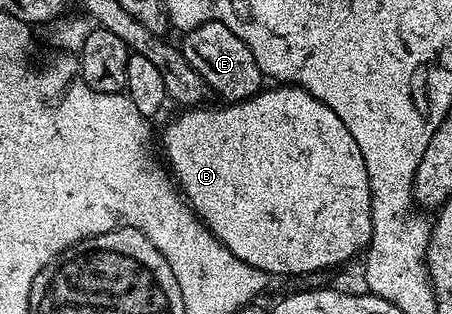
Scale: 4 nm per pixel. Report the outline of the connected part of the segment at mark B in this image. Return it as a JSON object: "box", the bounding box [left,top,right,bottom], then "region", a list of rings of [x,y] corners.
{"box":[164,84,372,276],"region":[[[272,84],[272,87],[261,89],[259,94],[250,96],[241,102],[231,104],[220,104],[224,106],[216,107],[213,104],[205,105],[203,108],[188,108],[169,124],[164,130],[164,154],[168,157],[166,162],[167,169],[170,171],[171,177],[178,183],[178,189],[184,196],[185,203],[192,207],[192,211],[196,213],[196,217],[208,227],[208,231],[220,241],[226,248],[230,248],[230,252],[234,252],[234,256],[238,256],[238,260],[242,260],[246,264],[250,264],[259,270],[265,270],[270,276],[276,274],[314,274],[318,270],[328,270],[331,266],[340,266],[343,262],[348,262],[356,253],[367,251],[372,241],[372,193],[370,192],[370,180],[366,172],[366,164],[362,160],[362,152],[358,148],[358,143],[355,142],[354,136],[350,136],[350,132],[346,129],[346,124],[342,124],[342,120],[338,120],[338,116],[330,107],[322,100],[318,100],[314,96],[310,96],[308,90],[302,89],[301,86],[291,84]]]}

